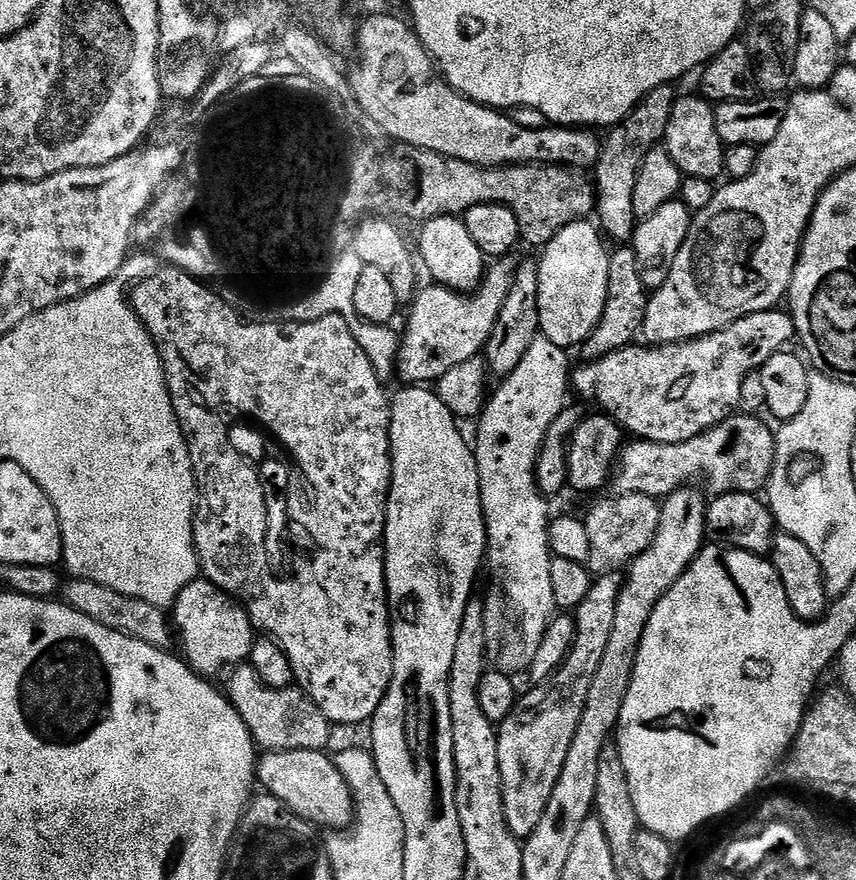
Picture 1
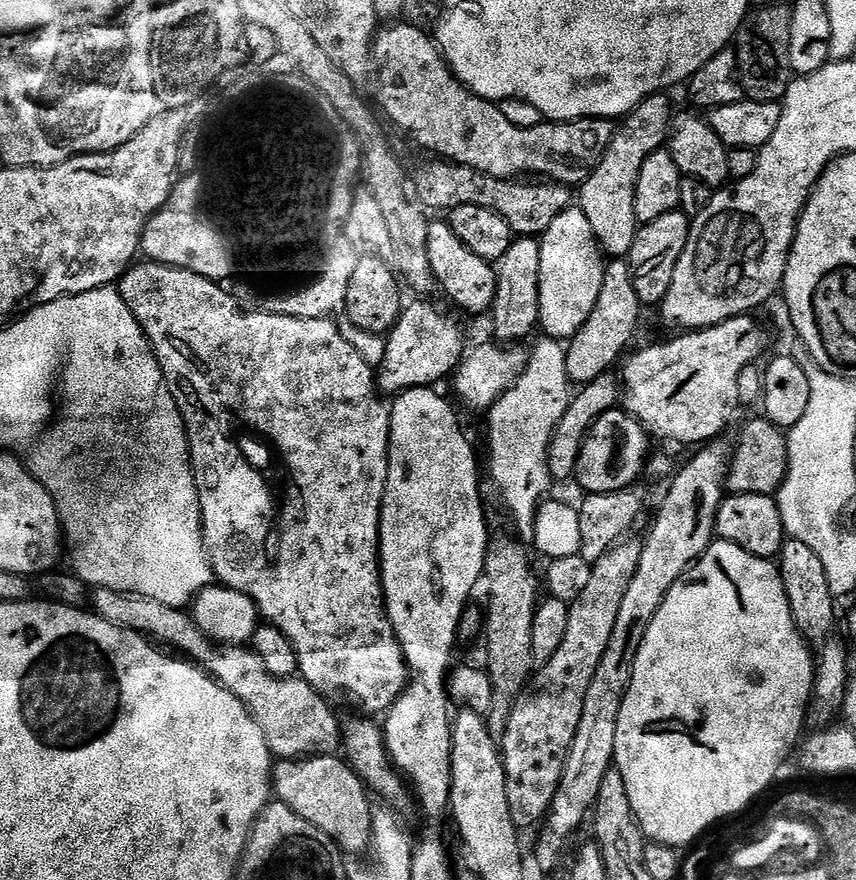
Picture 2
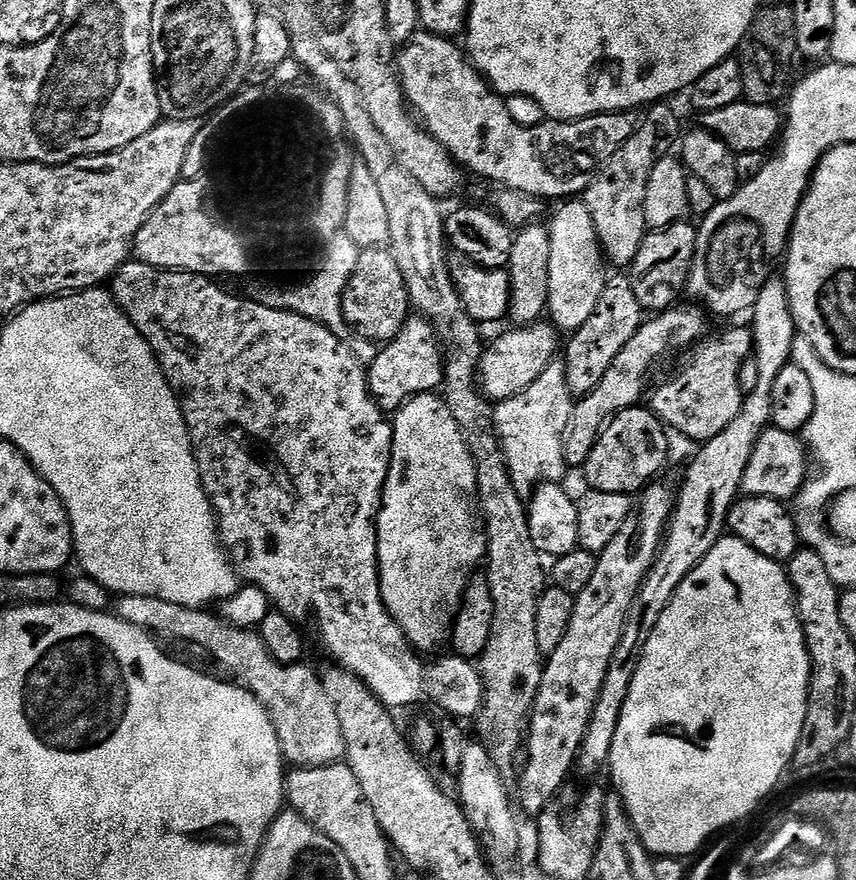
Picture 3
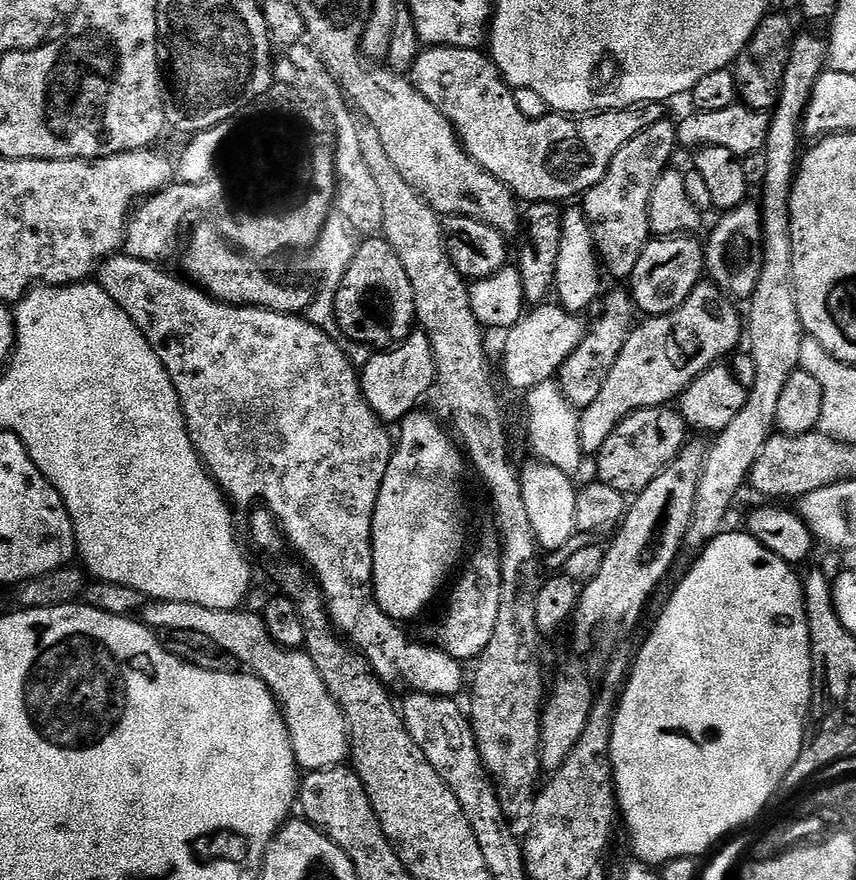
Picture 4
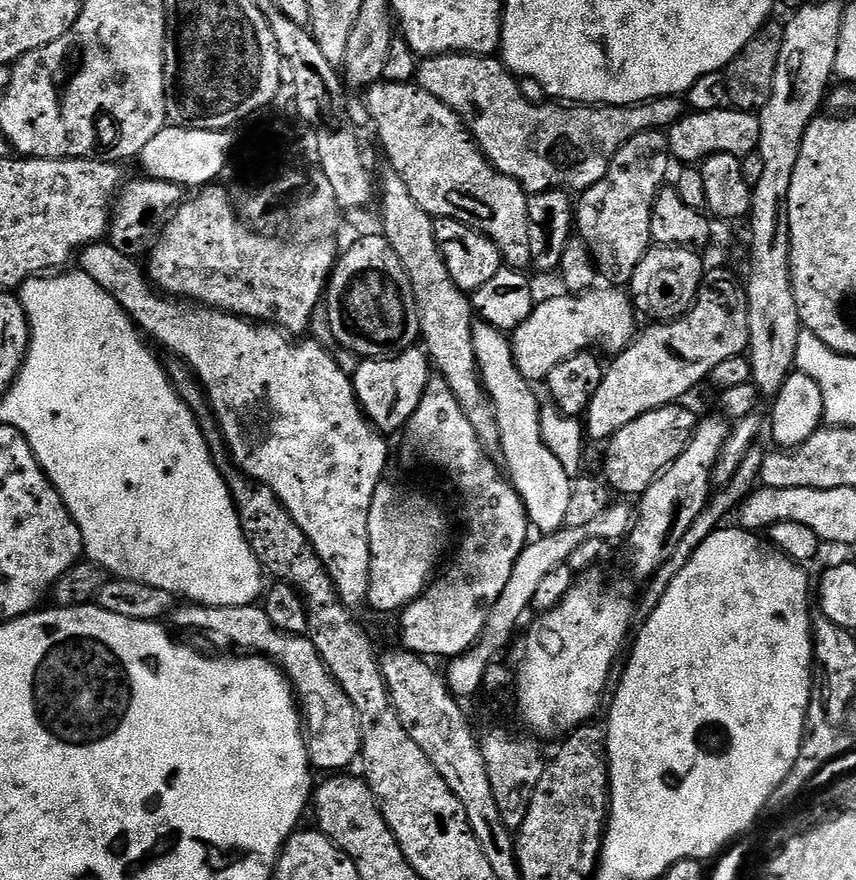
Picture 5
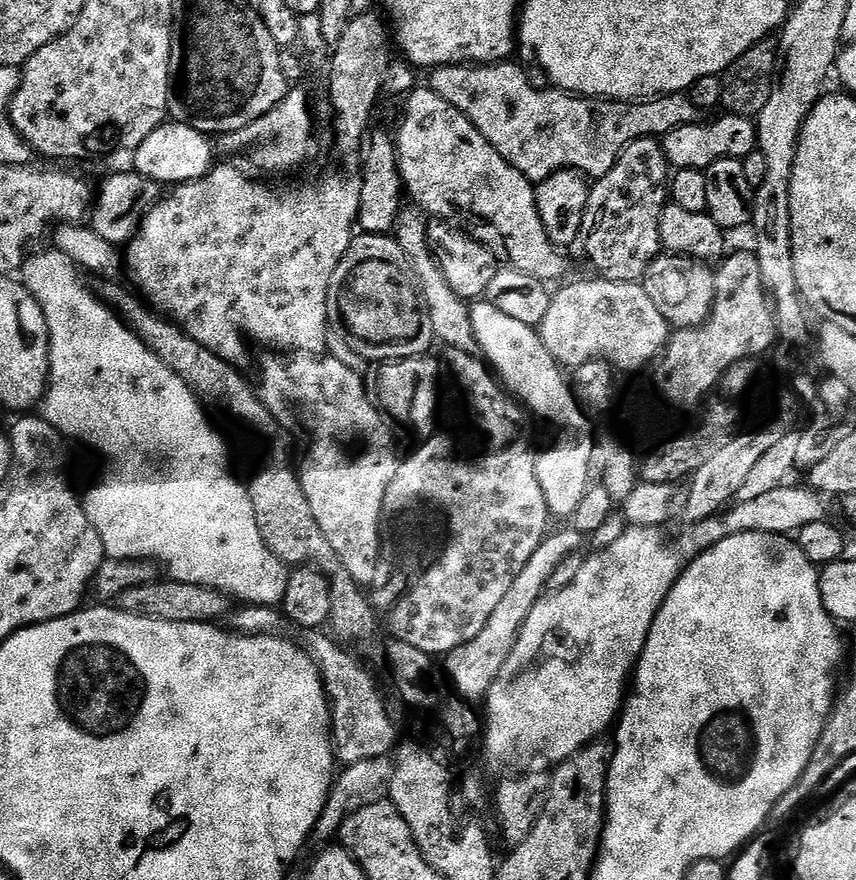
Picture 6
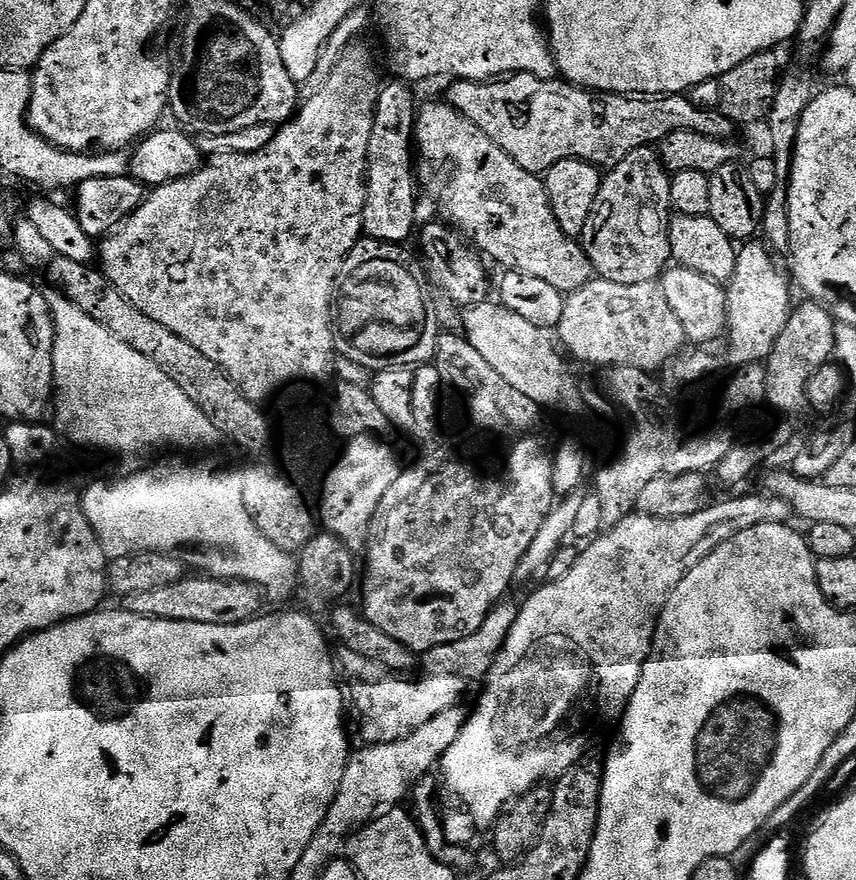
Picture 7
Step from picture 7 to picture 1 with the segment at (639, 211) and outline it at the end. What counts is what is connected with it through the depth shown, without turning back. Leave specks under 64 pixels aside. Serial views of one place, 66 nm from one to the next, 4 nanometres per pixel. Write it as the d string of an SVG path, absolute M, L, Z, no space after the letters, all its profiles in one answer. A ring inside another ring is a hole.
M671 84L658 86L658 90L650 90L638 107L603 137L600 157L594 169L595 215L600 216L599 227L609 241L628 242L632 239L638 223L634 214L634 186L638 183L638 170L642 170L646 154L661 147L666 126L670 122L670 110L674 110L677 95L677 89Z

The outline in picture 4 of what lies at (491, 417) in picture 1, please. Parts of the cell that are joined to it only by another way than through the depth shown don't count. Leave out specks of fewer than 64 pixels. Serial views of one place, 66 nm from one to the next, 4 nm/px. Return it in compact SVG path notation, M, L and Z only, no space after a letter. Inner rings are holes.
M555 379L534 386L523 397L524 428L528 431L528 444L537 461L553 464L558 470L576 474L586 454L580 445L578 426L580 417L577 409L567 400Z

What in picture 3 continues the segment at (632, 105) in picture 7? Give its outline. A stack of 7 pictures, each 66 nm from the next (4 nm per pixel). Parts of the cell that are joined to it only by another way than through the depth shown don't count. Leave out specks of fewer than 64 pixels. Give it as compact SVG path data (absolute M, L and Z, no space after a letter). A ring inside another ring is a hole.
M427 30L416 31L399 49L394 67L408 107L436 140L442 142L461 169L469 168L474 175L493 180L500 188L513 188L527 196L539 196L545 202L560 202L587 192L596 173L615 154L618 146L634 134L638 123L637 113L629 110L603 112L601 116L587 116L581 120L548 120L533 128L524 128L510 116L505 97L492 90L491 84L468 59L467 51L455 39Z

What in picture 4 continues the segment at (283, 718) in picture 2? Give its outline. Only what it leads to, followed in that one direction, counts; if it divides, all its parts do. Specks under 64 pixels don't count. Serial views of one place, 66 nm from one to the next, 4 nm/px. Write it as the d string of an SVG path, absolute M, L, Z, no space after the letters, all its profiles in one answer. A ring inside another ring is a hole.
M154 600L145 603L142 609L142 620L153 630L165 628L168 632L193 632L196 636L205 636L206 639L213 640L222 651L229 652L240 663L237 665L243 666L249 673L259 676L262 683L276 697L276 703L286 713L286 719L291 725L288 729L290 738L300 736L300 740L306 740L305 744L296 744L293 748L296 760L304 760L304 770L313 767L314 755L320 756L324 752L326 693L322 674L318 674L318 670L307 652L278 646L278 642L274 642L274 638L270 638L270 630L266 630L263 615L251 610L235 612L210 610L206 606L198 606L194 602Z

